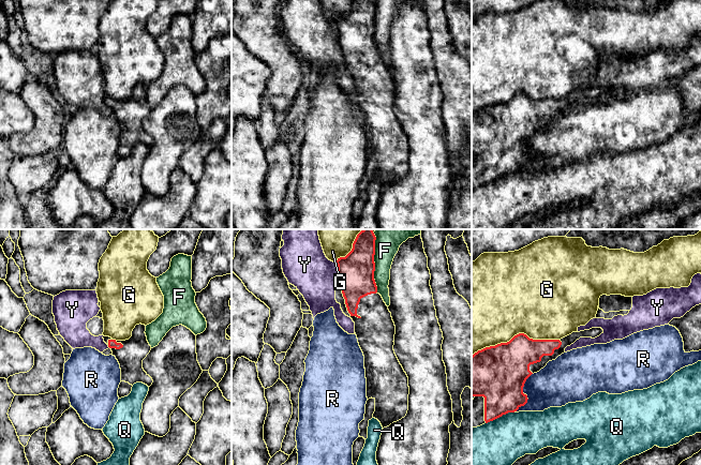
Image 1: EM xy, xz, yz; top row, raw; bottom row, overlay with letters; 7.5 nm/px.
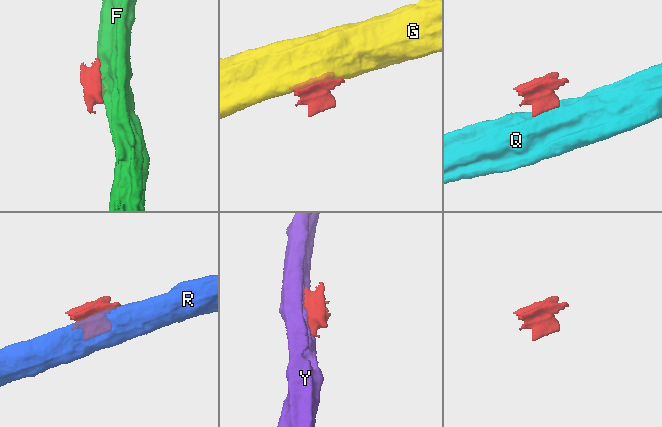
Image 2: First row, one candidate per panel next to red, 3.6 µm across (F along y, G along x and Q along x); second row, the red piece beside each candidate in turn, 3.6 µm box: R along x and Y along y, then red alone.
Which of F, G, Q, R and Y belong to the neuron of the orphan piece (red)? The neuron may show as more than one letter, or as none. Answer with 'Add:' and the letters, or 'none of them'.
Add: none of them

